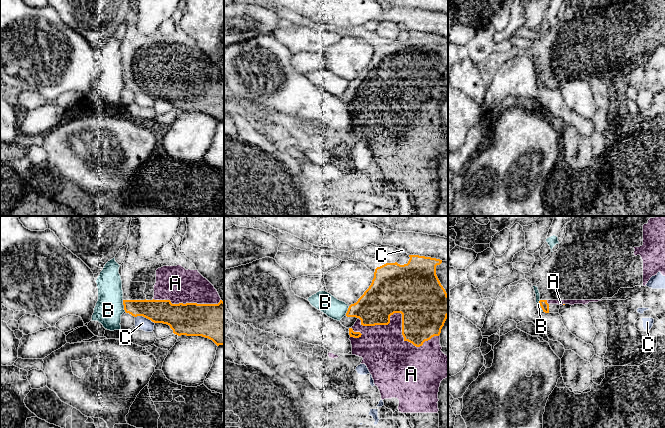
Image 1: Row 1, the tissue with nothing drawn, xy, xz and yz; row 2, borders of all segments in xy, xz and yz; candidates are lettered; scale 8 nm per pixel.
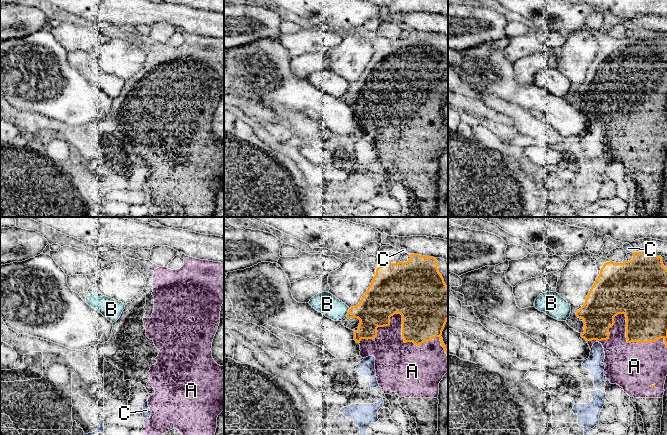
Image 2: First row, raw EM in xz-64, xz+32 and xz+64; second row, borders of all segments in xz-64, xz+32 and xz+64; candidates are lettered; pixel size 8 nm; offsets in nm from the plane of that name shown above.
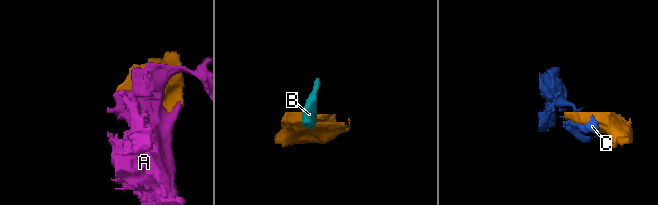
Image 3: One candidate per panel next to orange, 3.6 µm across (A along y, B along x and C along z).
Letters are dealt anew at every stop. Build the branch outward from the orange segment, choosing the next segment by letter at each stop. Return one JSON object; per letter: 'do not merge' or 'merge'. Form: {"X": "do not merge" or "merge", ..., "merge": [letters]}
{"A": "merge", "B": "do not merge", "C": "do not merge", "merge": ["A"]}

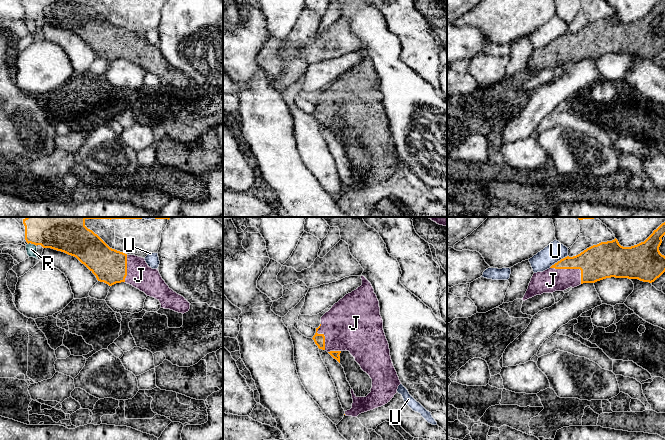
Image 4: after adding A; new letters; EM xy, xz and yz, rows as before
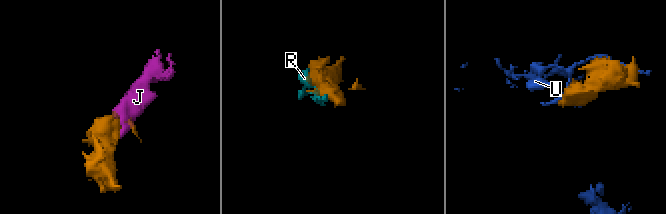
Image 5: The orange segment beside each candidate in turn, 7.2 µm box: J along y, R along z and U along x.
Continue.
{"J": "merge", "R": "do not merge", "U": "do not merge", "merge": ["J"]}

